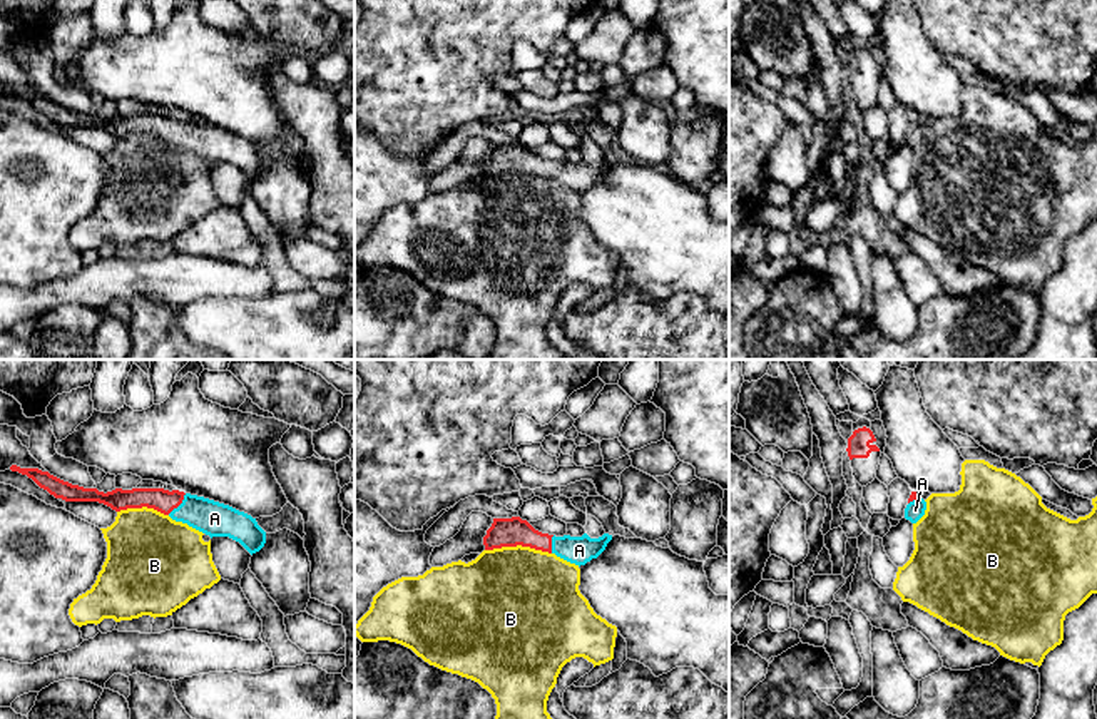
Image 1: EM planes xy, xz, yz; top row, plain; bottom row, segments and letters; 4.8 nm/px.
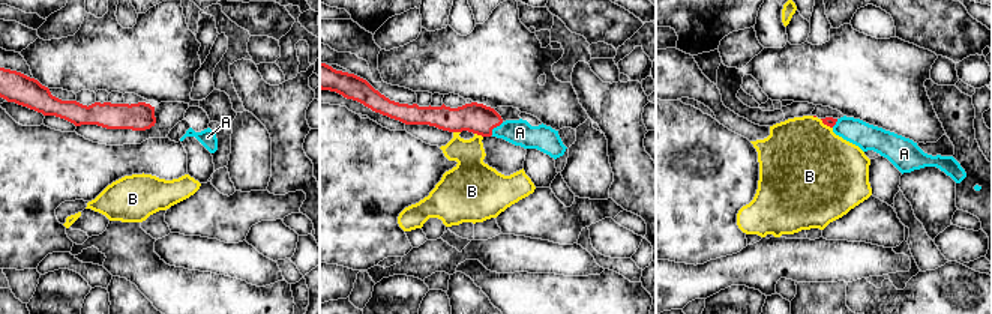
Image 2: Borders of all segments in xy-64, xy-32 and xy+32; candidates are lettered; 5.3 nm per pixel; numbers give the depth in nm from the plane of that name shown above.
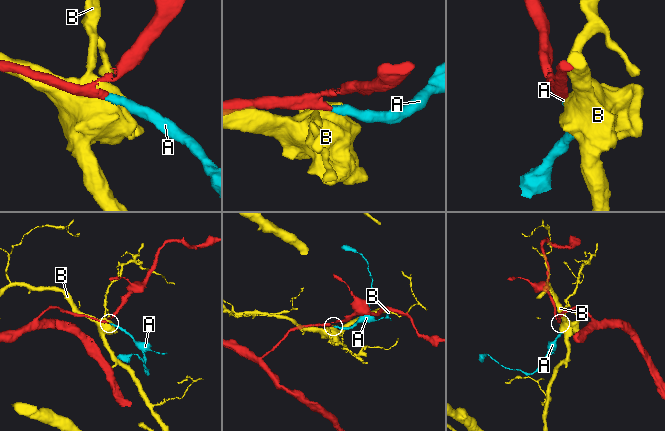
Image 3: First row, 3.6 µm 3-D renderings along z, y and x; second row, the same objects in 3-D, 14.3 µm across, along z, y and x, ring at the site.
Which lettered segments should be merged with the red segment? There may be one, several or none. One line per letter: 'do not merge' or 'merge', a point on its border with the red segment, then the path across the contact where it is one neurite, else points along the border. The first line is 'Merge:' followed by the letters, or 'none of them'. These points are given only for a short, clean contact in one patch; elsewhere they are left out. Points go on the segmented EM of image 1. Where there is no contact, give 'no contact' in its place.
Merge: A
A: merge; contact xy (178, 505); way xy (163, 500), (178, 505), (214, 519)
B: do not merge; contact xz (519, 544)

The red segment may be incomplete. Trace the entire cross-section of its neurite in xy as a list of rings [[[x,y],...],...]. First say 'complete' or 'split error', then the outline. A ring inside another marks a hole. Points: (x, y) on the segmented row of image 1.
split error; [[[12,465],[10,470],[27,475],[40,488],[65,502],[99,502],[115,512],[142,507],[154,508],[176,522],[187,523],[211,538],[229,537],[239,542],[251,555],[259,552],[266,543],[266,532],[258,525],[256,518],[204,497],[164,488],[115,488],[104,493],[97,488],[72,485],[38,468]]]

